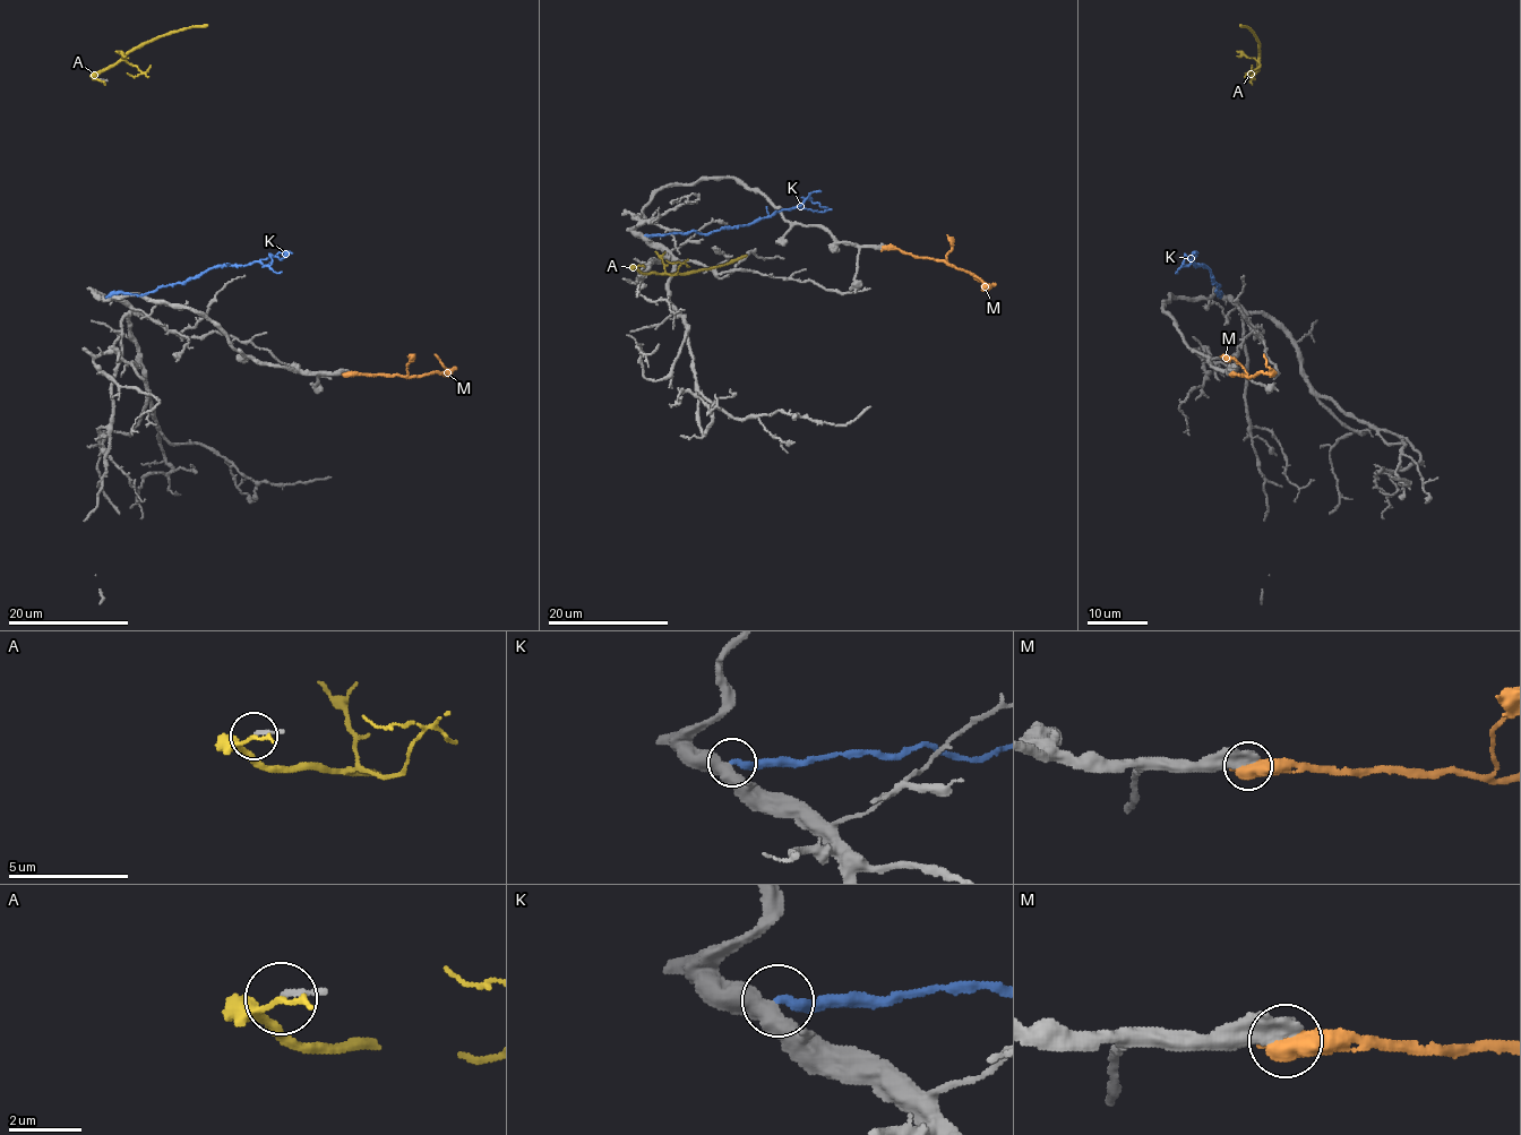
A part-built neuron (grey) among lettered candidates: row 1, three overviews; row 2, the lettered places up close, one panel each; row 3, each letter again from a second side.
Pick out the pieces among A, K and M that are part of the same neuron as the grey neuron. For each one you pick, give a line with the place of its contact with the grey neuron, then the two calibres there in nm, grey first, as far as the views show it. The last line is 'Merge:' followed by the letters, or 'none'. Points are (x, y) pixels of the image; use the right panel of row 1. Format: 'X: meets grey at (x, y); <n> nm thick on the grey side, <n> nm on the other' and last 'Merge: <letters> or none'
Merge: none

